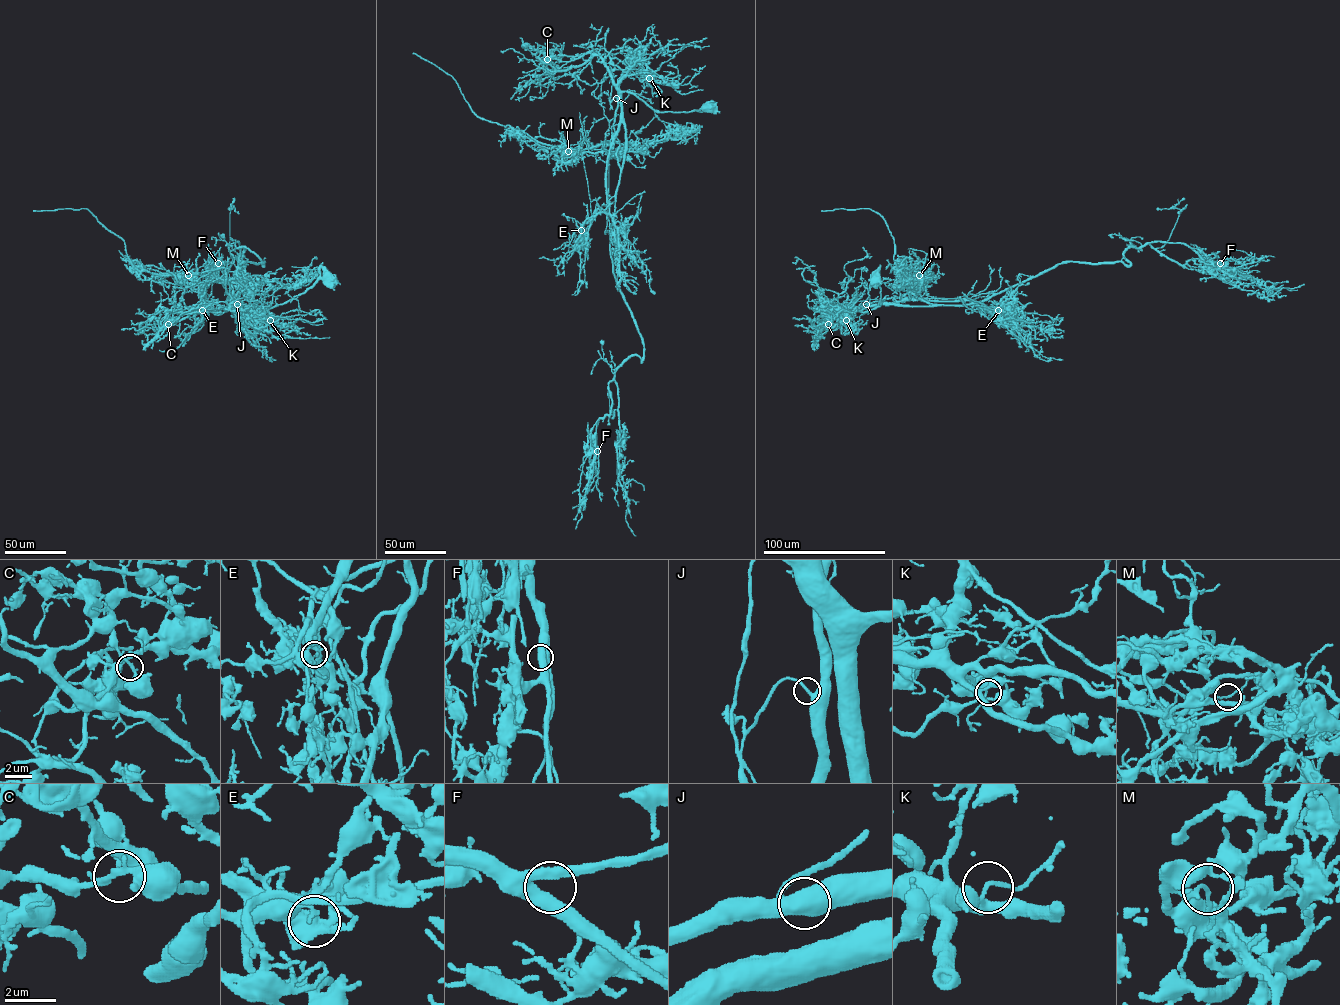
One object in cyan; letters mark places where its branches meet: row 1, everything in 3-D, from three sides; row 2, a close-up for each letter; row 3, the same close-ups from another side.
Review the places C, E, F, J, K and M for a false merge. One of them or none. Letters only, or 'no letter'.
M

